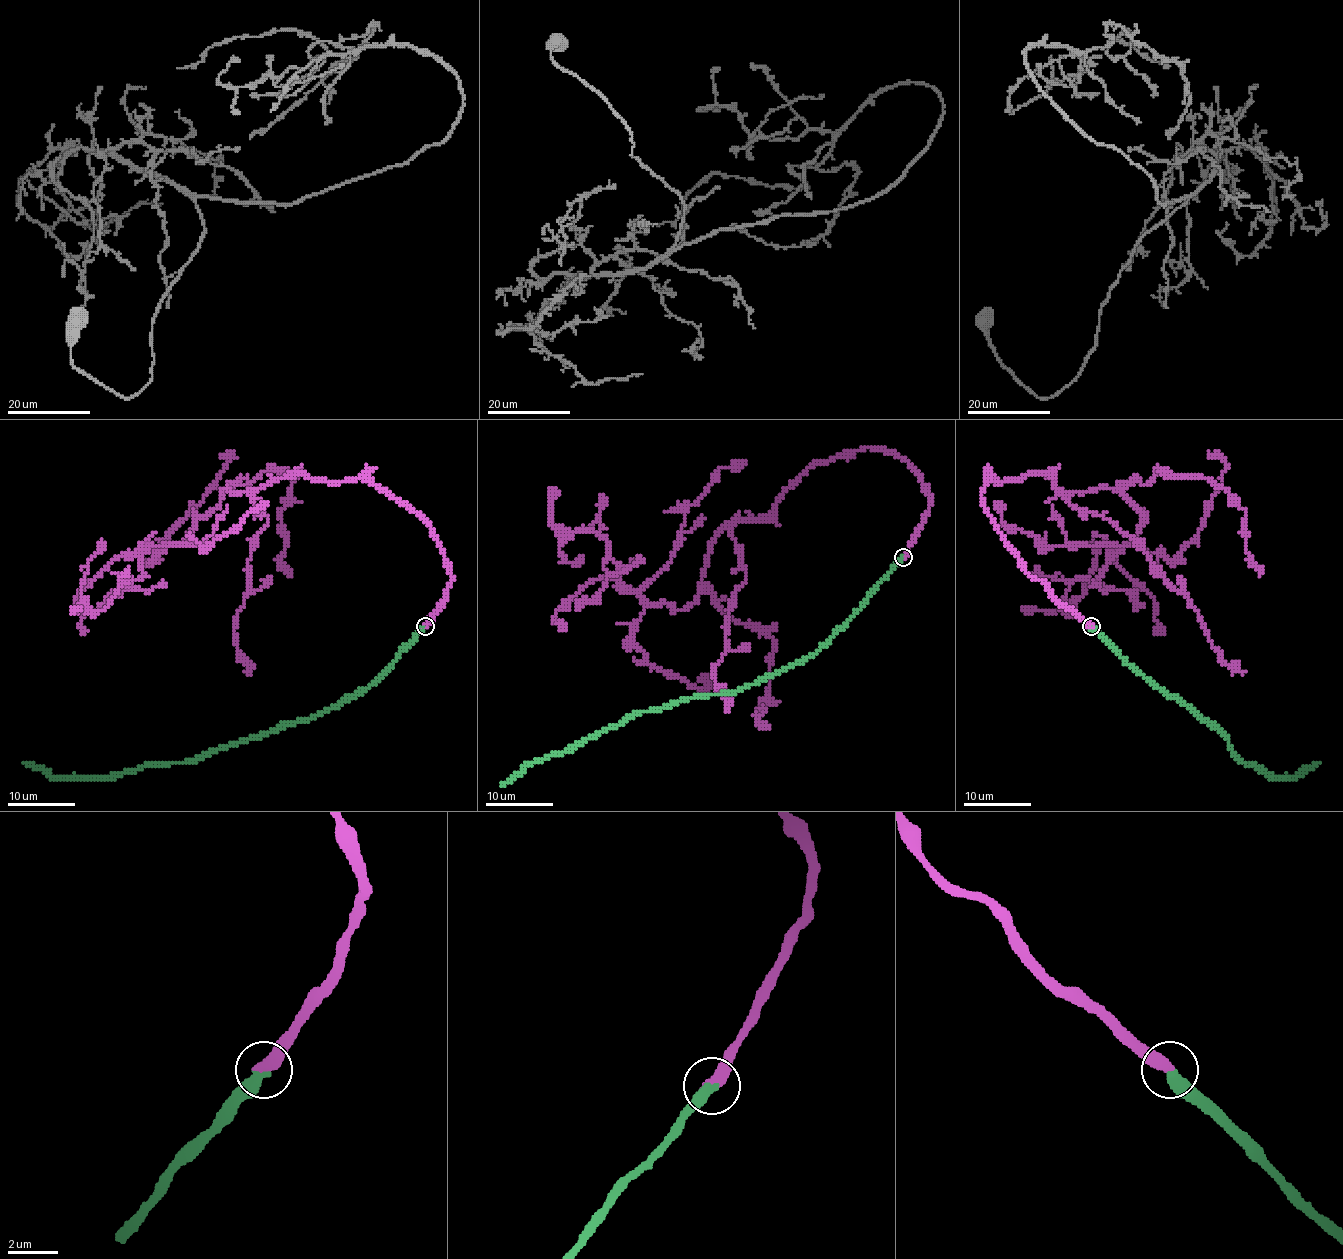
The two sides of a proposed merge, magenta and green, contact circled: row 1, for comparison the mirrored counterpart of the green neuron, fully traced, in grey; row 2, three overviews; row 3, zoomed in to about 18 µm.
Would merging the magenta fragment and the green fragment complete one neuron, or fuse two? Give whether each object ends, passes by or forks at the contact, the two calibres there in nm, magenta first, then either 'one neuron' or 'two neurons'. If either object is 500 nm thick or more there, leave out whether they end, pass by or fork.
calibres 500 and 460 nm; one neuron

